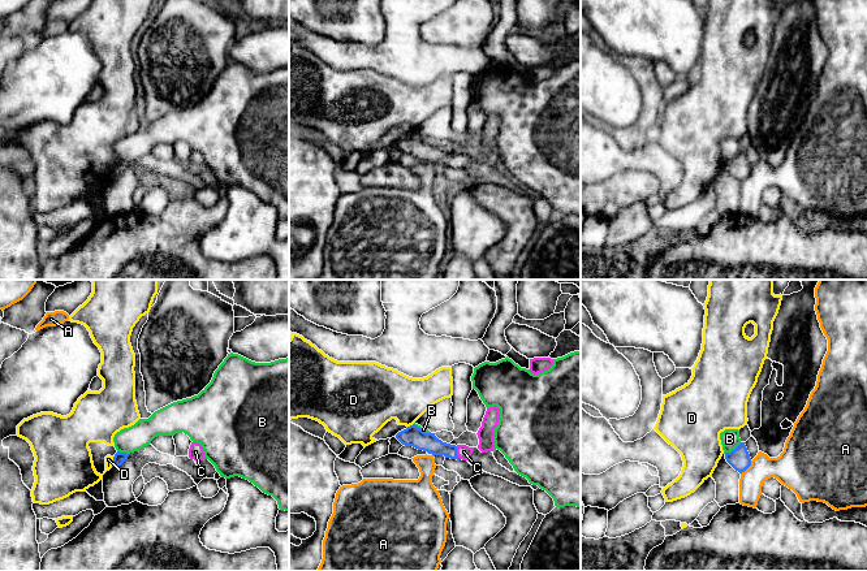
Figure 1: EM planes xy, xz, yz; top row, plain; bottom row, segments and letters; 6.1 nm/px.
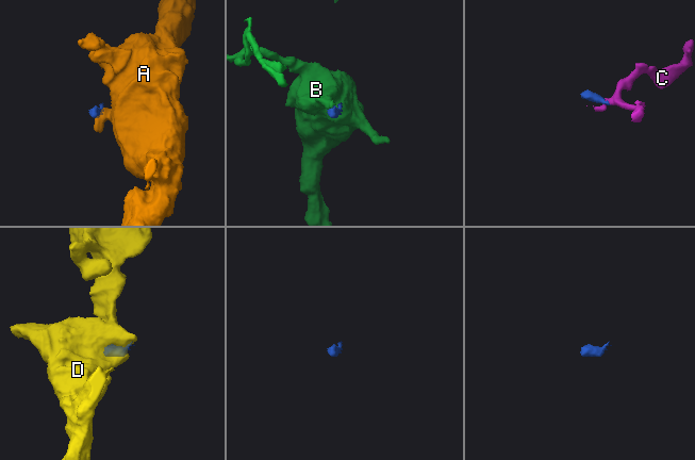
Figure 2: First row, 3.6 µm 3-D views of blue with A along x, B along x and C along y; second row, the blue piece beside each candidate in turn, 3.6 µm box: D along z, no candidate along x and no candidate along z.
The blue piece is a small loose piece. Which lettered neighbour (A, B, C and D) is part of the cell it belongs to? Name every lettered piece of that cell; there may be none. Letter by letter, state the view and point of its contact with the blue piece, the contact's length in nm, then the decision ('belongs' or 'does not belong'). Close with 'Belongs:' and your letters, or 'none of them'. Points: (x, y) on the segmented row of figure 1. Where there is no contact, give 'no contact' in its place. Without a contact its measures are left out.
A: yz (747, 467) | 110 nm | does not belong
B: yz (732, 450) | 130 nm | does not belong
C: xz (456, 453) | 80 nm | belongs
D: xy (112, 462) | 70 nm | does not belong
Belongs: C

